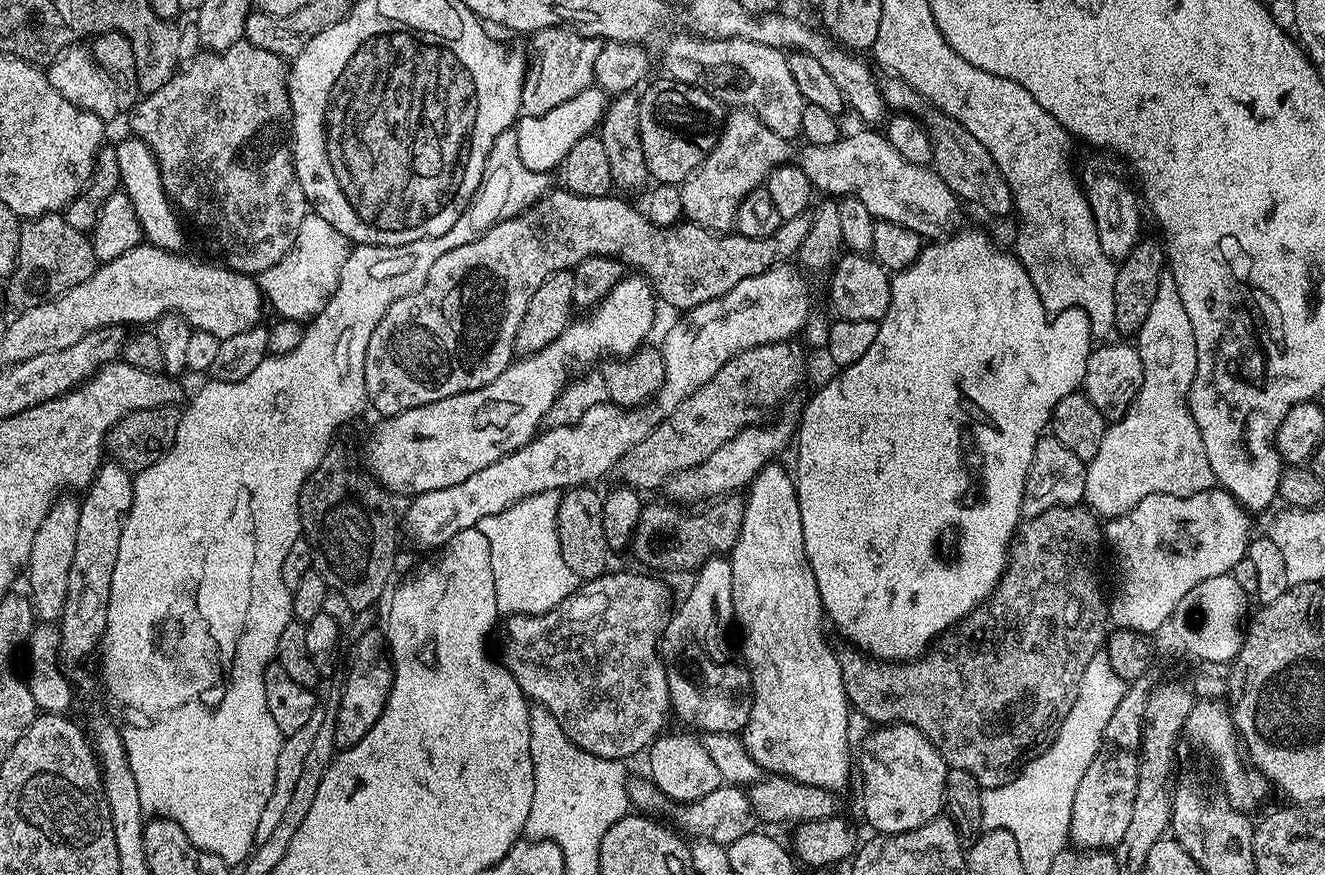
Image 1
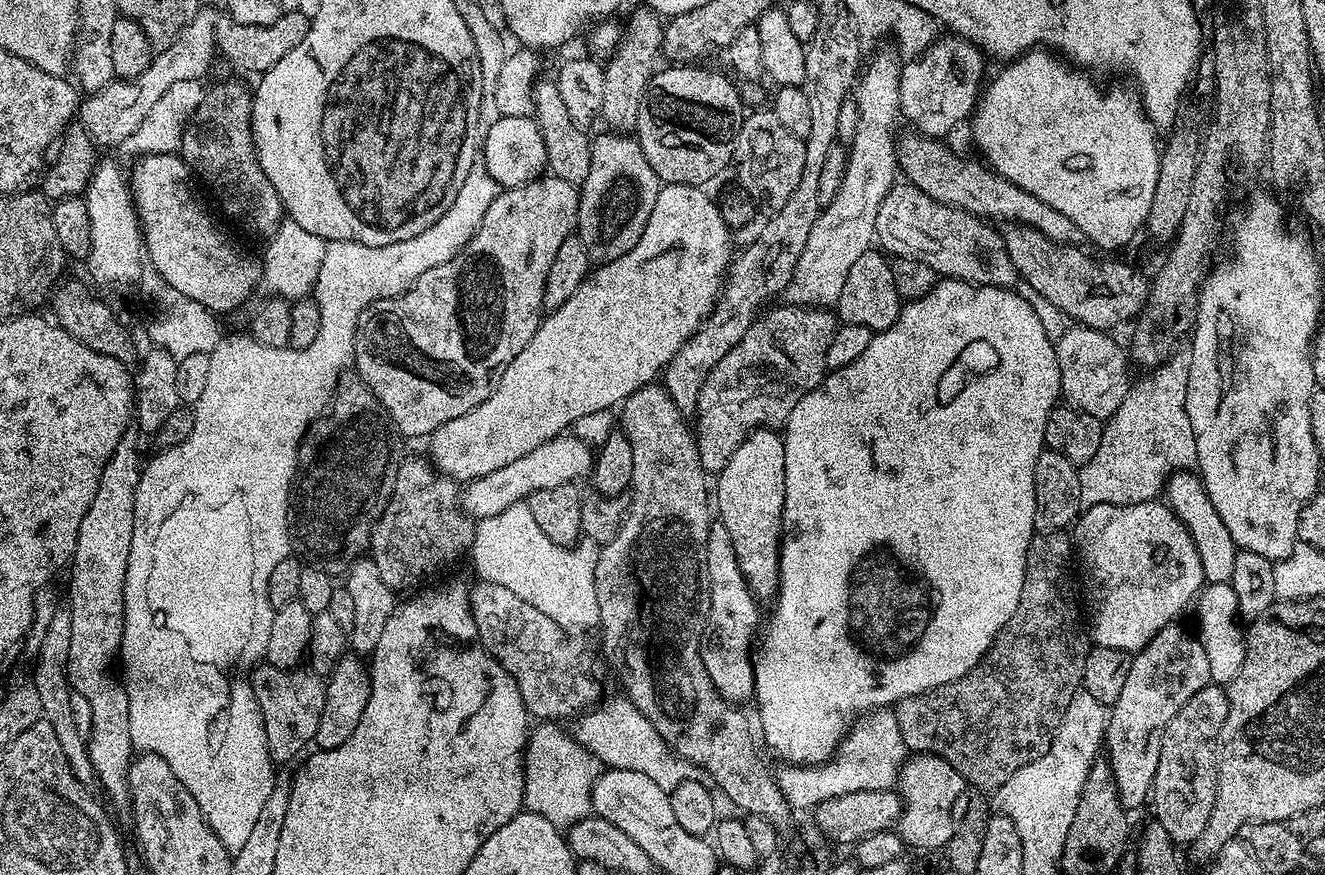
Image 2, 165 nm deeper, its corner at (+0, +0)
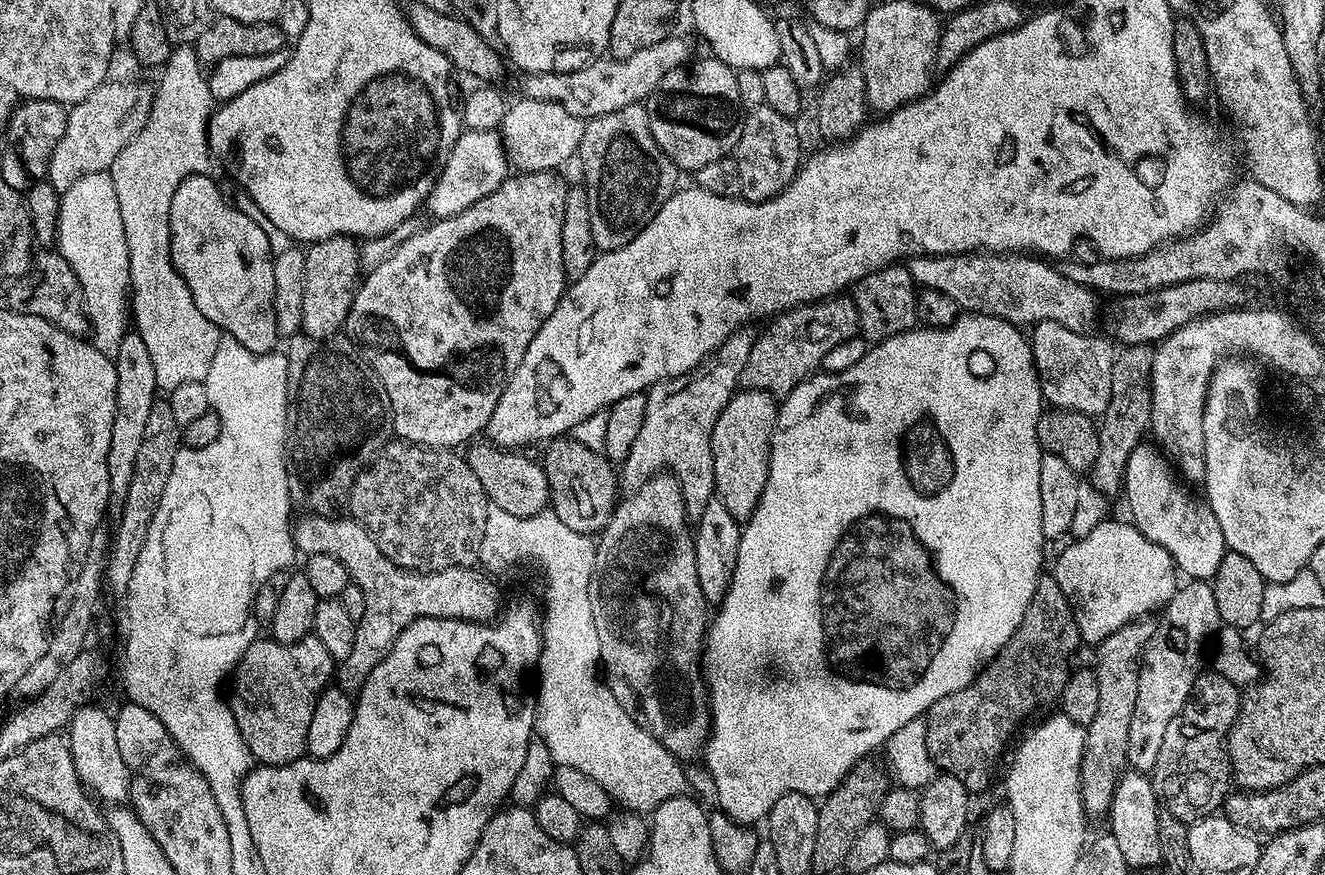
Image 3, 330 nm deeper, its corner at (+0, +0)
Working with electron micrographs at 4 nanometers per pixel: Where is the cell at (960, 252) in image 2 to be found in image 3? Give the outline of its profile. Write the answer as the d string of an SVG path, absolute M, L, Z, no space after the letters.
M962 252L959 256L929 256L927 254L916 254L907 261L906 267L912 279L916 281L920 288L933 288L934 290L942 290L942 294L946 294L949 298L954 298L954 302L960 305L961 309L968 312L981 312L987 316L993 316L994 318L1002 318L1006 322L1015 324L1017 326L1035 326L1042 322L1058 322L1062 326L1066 326L1066 330L1074 330L1075 332L1087 333L1088 328L1096 320L1096 300L1098 300L1097 293L1092 289L1082 286L1078 282L1070 282L1070 278L1066 278L1060 273L1059 267L1053 266L1051 263L1045 262L1043 259L1032 257L1028 254L997 254L995 252Z

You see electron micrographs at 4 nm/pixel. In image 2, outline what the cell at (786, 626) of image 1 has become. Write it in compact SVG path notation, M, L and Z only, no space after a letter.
M758 428L740 443L738 450L726 462L726 466L714 480L714 508L719 523L726 526L730 542L734 542L734 555L738 558L738 570L746 578L748 588L757 601L771 601L780 586L780 542L784 534L784 483L786 482L786 458L784 441L779 431Z

